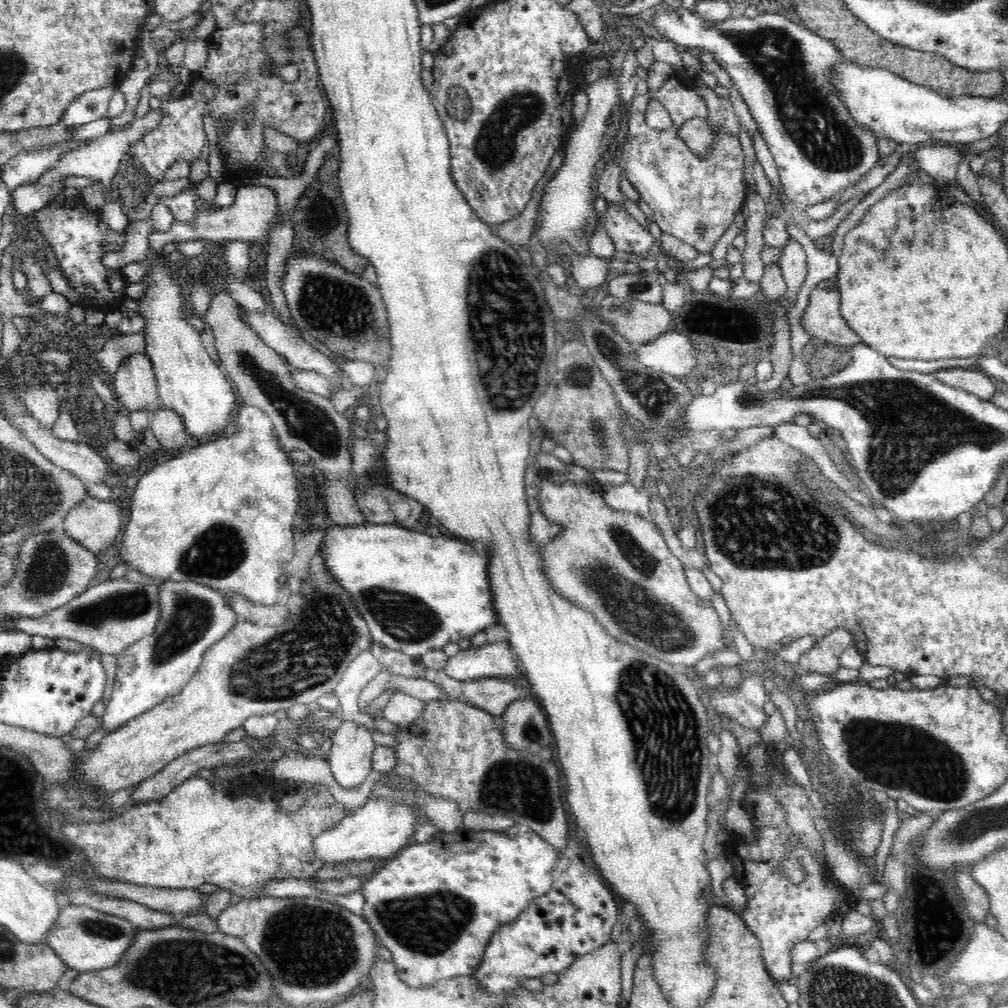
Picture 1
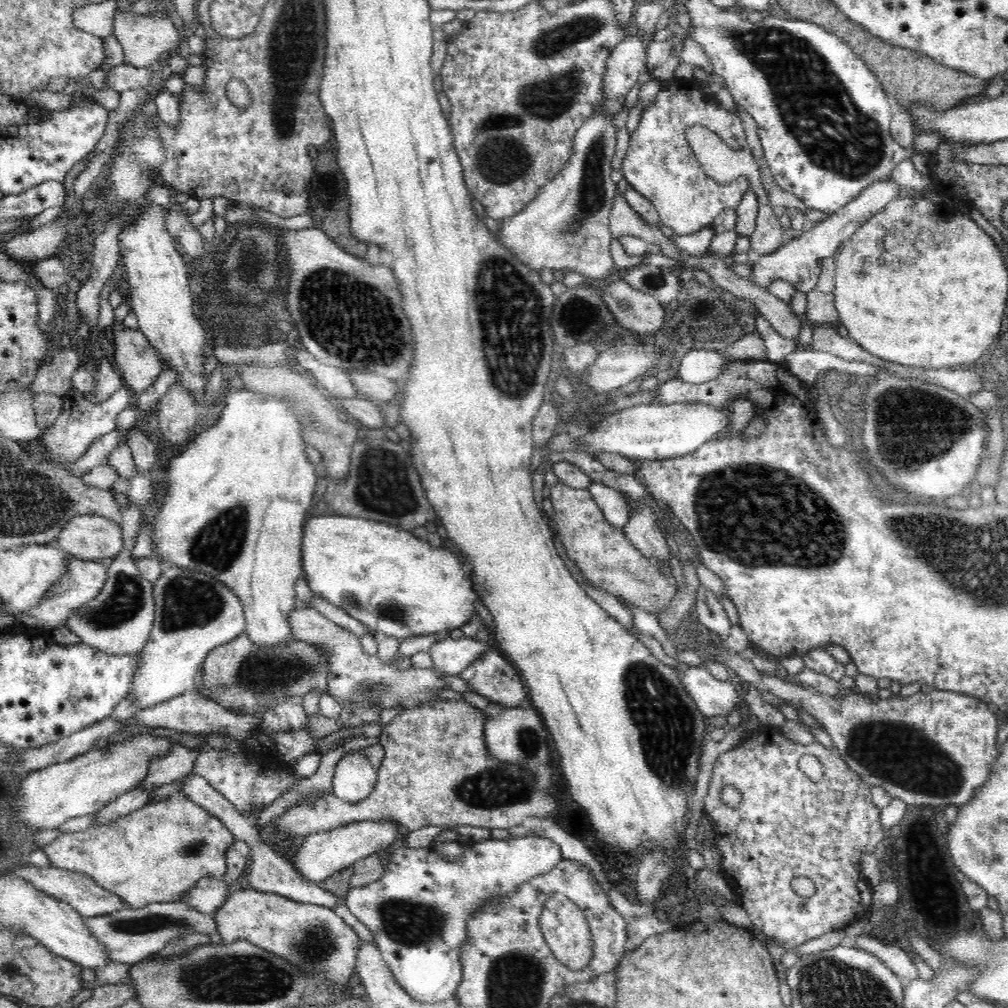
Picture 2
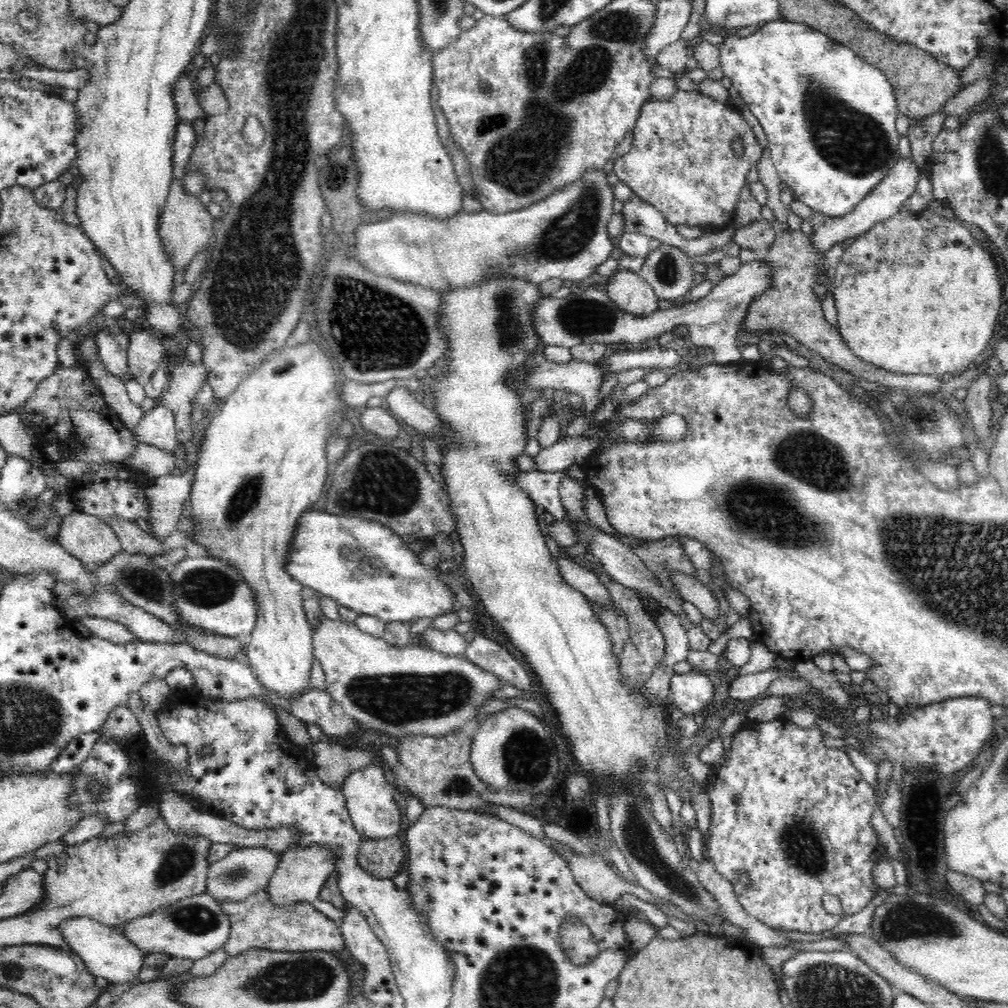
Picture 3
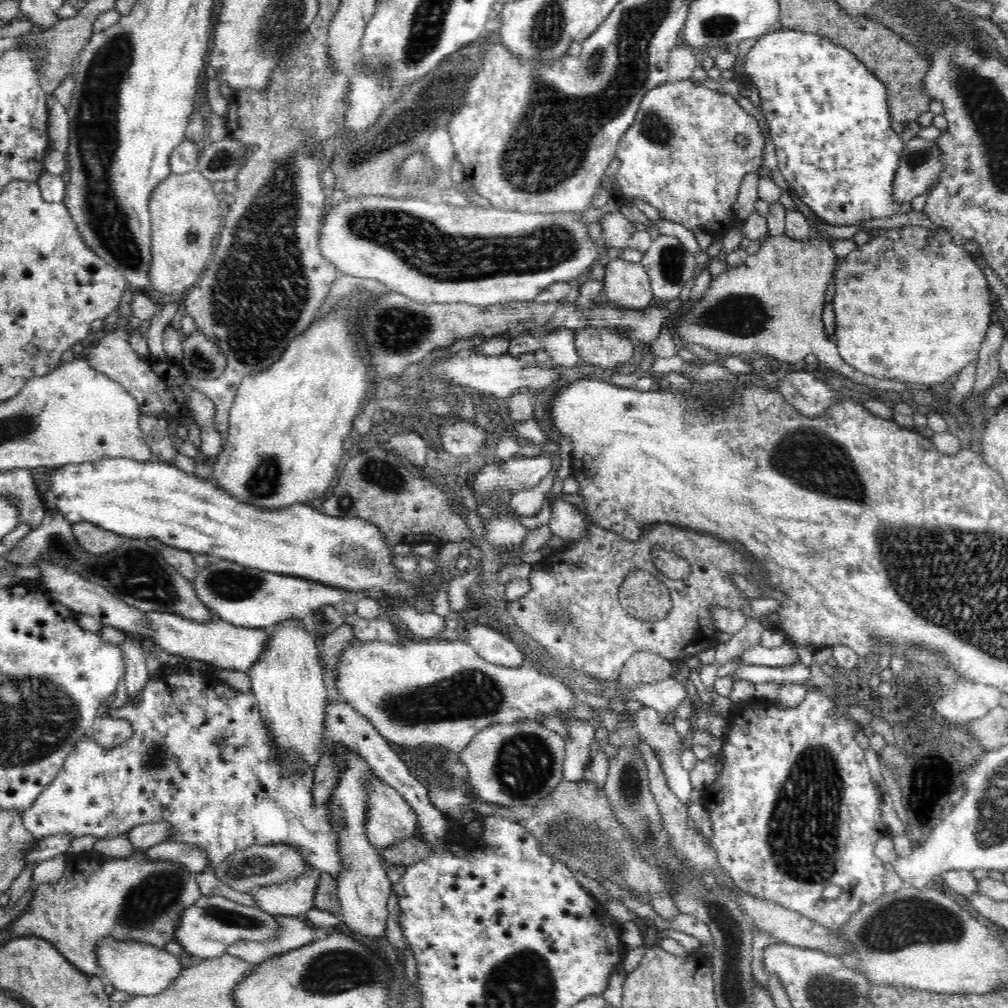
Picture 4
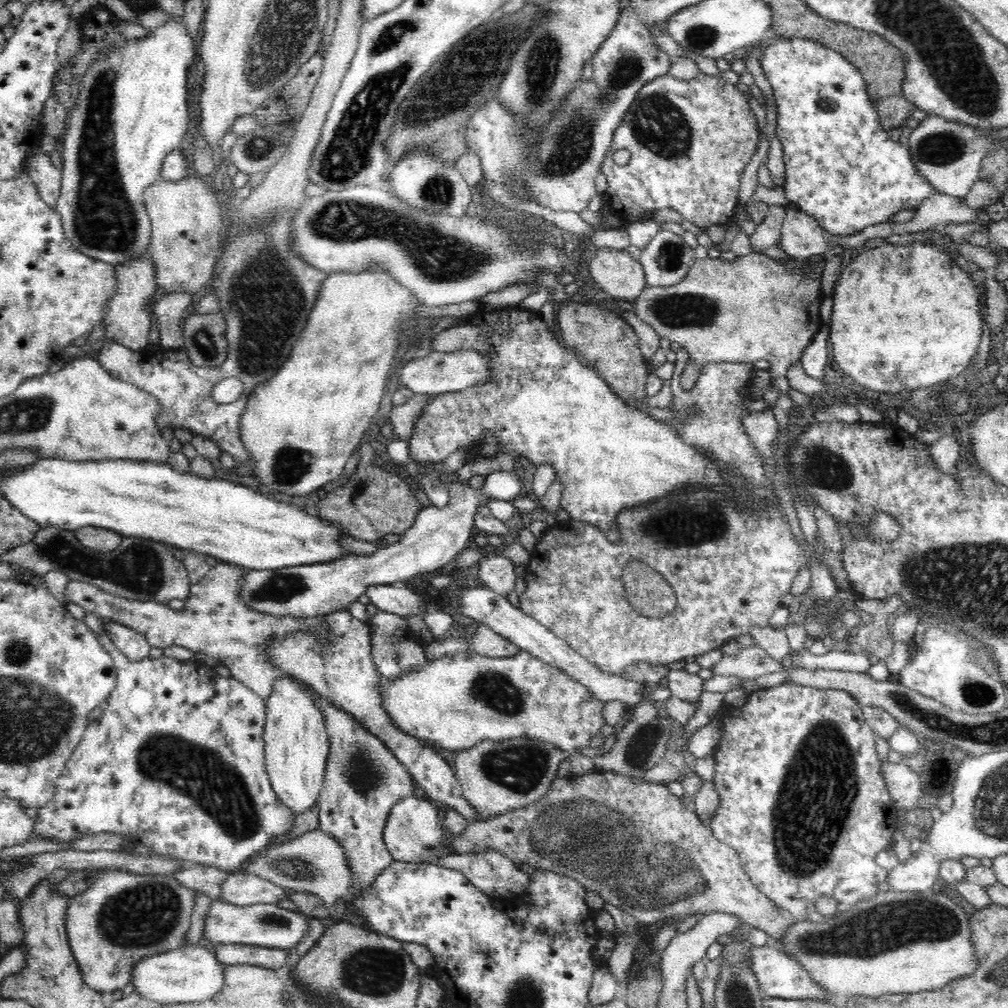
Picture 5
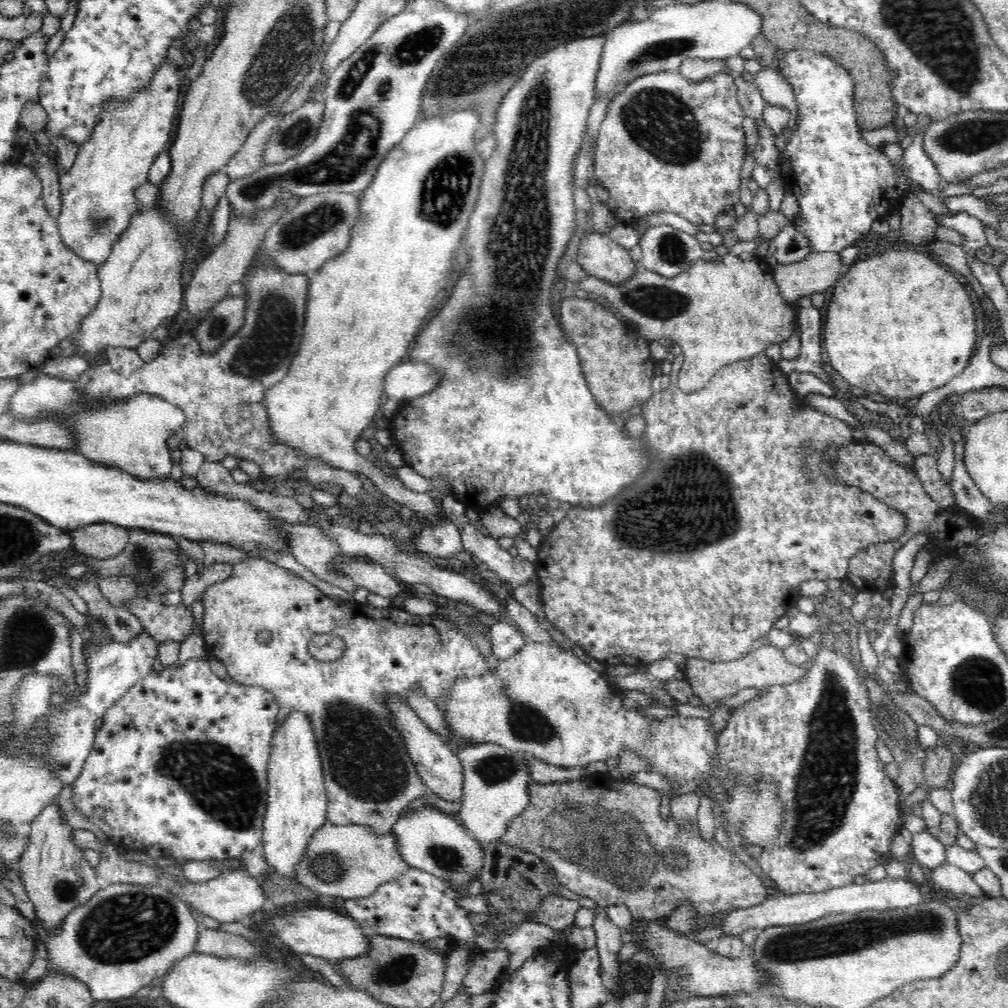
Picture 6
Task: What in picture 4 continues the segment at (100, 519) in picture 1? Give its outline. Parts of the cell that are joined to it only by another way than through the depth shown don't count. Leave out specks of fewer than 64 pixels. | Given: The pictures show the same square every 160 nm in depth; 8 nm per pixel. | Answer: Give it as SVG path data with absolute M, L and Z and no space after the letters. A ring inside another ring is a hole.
M80 522L72 526L72 533L76 542L86 552L94 555L111 553L115 548L122 546L122 536L104 530L92 523Z

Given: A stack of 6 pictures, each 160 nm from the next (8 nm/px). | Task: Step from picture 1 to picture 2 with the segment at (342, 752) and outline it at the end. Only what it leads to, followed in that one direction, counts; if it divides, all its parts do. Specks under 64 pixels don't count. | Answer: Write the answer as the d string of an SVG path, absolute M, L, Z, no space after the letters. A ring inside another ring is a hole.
M362 750L352 751L335 766L334 795L348 804L358 804L373 794L377 781L378 769Z

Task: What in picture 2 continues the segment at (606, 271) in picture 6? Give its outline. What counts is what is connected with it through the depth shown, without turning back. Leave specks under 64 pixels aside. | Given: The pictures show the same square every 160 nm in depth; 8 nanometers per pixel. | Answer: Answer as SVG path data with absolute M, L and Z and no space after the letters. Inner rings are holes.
M616 280L600 290L603 302L616 318L616 324L628 328L632 334L655 334L663 326L666 310L656 298L645 292L634 289L626 280Z

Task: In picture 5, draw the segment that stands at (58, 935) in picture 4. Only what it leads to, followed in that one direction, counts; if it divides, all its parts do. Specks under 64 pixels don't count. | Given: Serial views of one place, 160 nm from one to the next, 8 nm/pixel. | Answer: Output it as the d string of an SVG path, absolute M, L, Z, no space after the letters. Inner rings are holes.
M102 870L102 872L100 872L100 876L98 876L98 878L90 884L90 888L86 888L82 894L72 897L72 900L70 900L70 906L68 906L68 910L66 910L66 918L64 918L69 945L72 954L78 963L78 968L82 973L84 982L86 982L90 988L93 988L93 990L98 993L114 993L116 990L122 991L124 986L128 986L128 984L132 982L132 972L134 972L134 966L136 966L142 958L152 956L152 954L160 954L162 952L173 951L177 948L183 947L184 942L186 942L186 934L188 934L188 930L190 930L191 926L194 897L194 889L182 886L175 878L170 878L168 875L138 875L129 873L126 870Z

